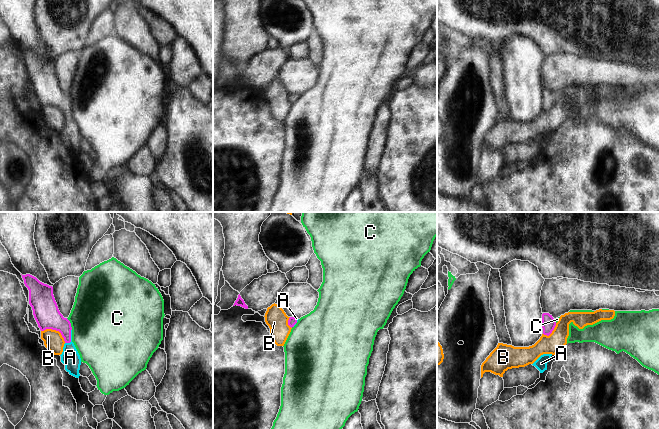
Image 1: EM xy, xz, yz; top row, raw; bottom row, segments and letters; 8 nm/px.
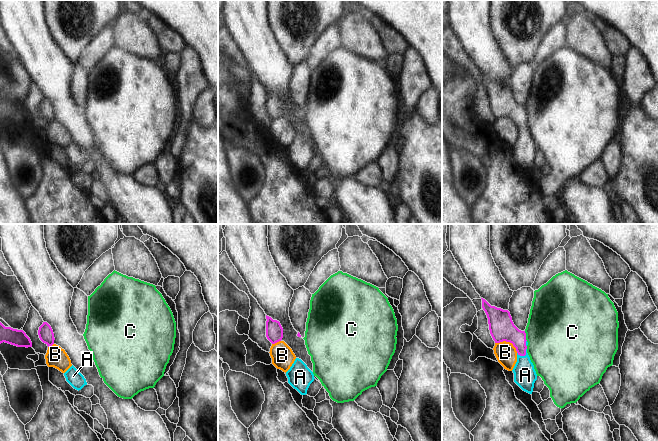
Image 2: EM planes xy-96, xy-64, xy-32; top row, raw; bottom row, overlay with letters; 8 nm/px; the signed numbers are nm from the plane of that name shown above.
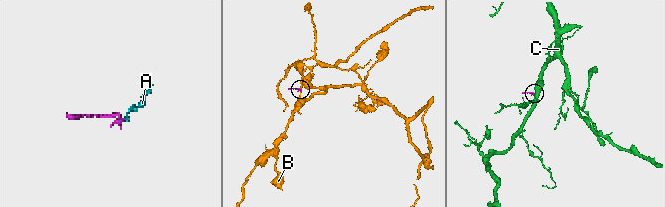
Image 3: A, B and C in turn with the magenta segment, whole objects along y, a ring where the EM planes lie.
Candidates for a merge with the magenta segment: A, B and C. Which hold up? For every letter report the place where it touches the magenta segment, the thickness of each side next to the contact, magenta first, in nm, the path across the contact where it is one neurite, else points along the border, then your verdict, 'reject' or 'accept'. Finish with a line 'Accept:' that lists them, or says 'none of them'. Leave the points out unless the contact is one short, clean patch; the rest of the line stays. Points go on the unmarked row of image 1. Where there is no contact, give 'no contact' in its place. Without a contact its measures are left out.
A: meets magenta in xy at (70, 114); 200 nm thick on the magenta side, 150 nm on the other; runs through xy (48, 92), (70, 114), (70, 133); accept
B: meets magenta in xy at (55, 105); 200 nm thick on the magenta side, 160 nm on the other; reject
C: meets magenta in xy at (70, 100); 200 nm thick on the magenta side, 480 nm on the other; border along xy (66, 94), (72, 105); reject
Accept: A

